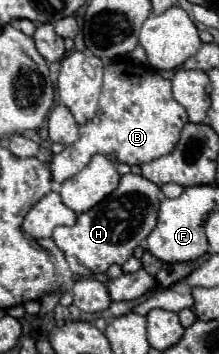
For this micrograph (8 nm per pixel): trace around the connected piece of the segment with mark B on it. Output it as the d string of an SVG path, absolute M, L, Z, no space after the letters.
M126 58L112 60L104 66L104 86L98 102L96 118L80 126L80 140L66 146L50 162L54 182L64 182L76 176L94 154L116 154L118 162L144 164L154 158L172 154L180 130L188 122L188 114L172 96L170 80L162 78L148 66L138 66Z

